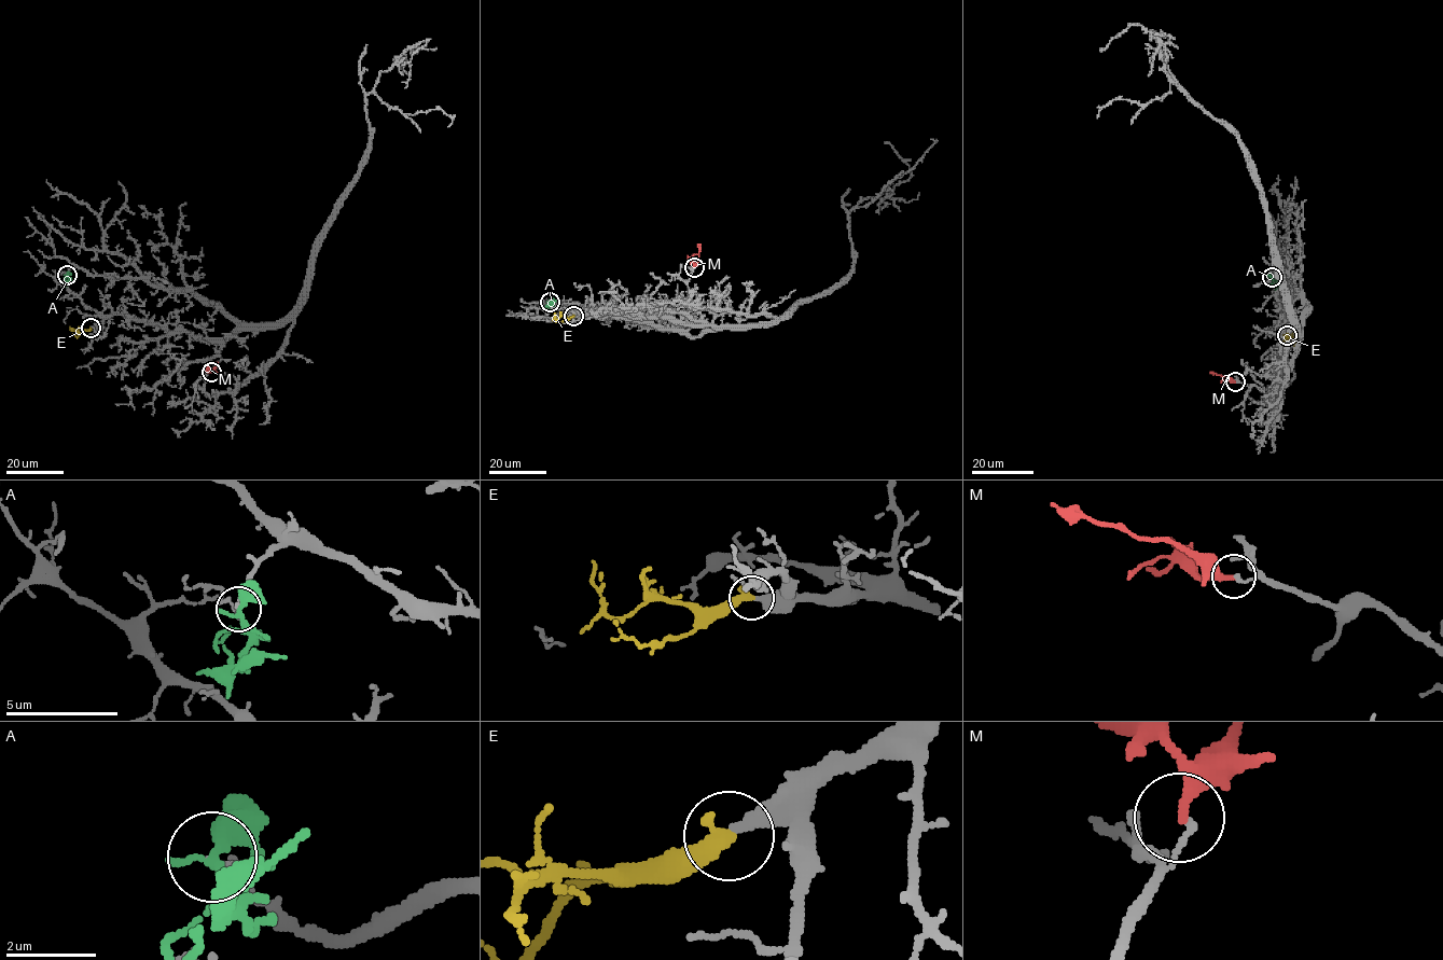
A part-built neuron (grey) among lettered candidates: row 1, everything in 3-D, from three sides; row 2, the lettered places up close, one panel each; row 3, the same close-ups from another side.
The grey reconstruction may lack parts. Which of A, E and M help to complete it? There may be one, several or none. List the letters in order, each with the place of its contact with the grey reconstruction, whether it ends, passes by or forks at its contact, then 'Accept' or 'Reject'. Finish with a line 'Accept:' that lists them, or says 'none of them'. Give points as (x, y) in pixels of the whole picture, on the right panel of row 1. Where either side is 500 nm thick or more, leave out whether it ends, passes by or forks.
A: Touches grey at (1272, 277). It forks there. Reject
E: Touches grey at (1287, 335). It ends there. Accept
M: Touches grey at (1235, 381). It passes by. Reject
Accept: E

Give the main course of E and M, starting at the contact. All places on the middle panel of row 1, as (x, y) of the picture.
E: (573, 316), (556, 318), (554, 311)
M: (693, 267), (698, 258), (698, 244)

